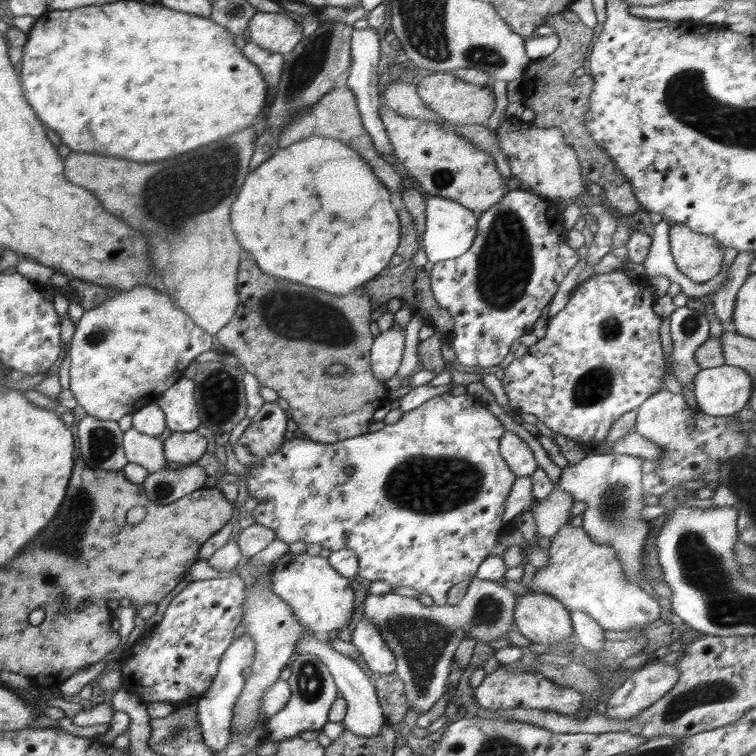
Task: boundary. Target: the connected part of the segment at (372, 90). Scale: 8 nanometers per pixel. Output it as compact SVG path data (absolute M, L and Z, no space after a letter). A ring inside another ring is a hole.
M367 27L366 29L355 29L351 36L351 49L350 54L352 55L352 64L343 78L342 86L349 88L356 97L356 106L360 111L360 116L363 122L364 128L368 131L368 134L373 140L373 145L378 154L384 156L385 154L394 154L392 150L392 144L390 144L390 138L384 128L383 122L379 117L379 106L380 106L380 94L378 92L379 86L379 62L380 61L380 50L379 50L380 39L378 38L378 31L374 27Z

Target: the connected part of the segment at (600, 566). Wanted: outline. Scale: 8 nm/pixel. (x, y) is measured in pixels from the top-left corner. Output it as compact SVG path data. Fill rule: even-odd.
M571 520L554 534L548 548L548 563L538 568L529 590L540 591L559 600L569 611L581 610L599 624L601 630L647 628L660 616L660 603L646 587L632 585L616 558L610 544L598 544L582 528L572 526Z

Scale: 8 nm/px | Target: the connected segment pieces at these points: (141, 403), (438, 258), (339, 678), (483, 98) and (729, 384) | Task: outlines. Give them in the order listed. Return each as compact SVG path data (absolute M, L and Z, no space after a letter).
M136 286L128 292L109 297L80 318L68 348L70 391L88 416L118 421L122 416L134 414L147 404L156 403L168 388L181 380L190 362L216 347L213 335L197 326L161 287L153 289Z
M428 196L425 205L426 224L425 231L420 236L420 247L426 250L428 261L438 263L463 256L472 247L478 234L478 214L463 204L438 196Z
M306 634L296 642L297 654L314 653L322 663L324 663L333 676L334 682L338 687L340 696L347 702L347 712L342 724L345 729L350 730L357 736L371 738L380 734L389 723L381 709L376 688L364 671L358 666L354 658L332 650L332 646L324 640L318 640L313 634Z
M452 72L433 73L423 77L416 87L422 102L454 125L486 124L495 108L495 94L489 86L464 82Z
M724 363L716 368L701 369L696 375L694 395L697 406L702 412L710 416L728 416L747 407L752 396L752 384L750 375L743 368Z

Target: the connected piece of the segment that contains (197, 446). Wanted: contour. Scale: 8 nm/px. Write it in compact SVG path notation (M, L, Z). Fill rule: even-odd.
M196 431L172 433L162 443L164 457L176 467L195 464L207 452L208 441Z

